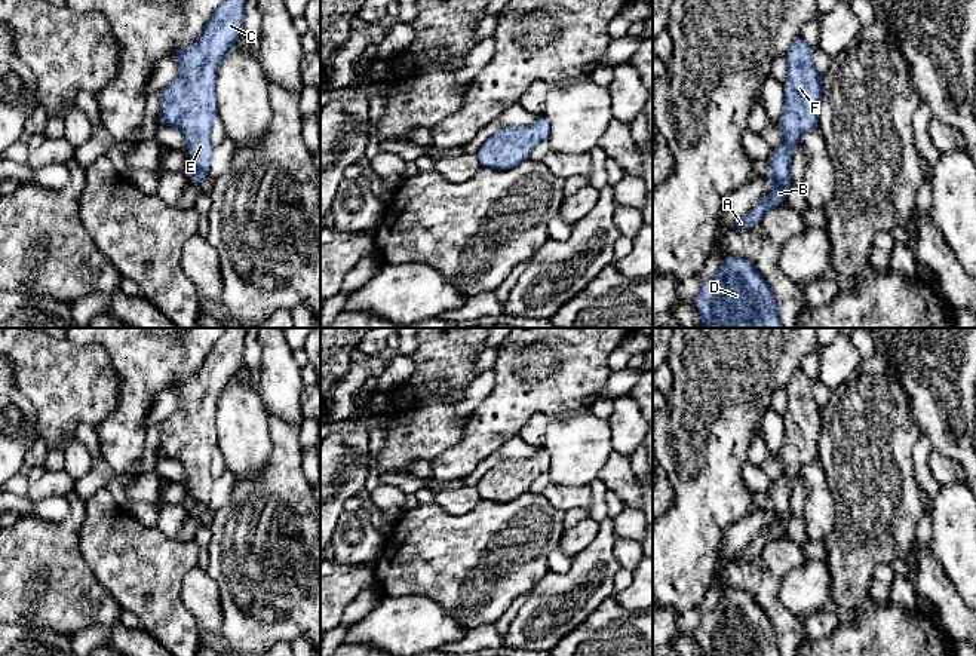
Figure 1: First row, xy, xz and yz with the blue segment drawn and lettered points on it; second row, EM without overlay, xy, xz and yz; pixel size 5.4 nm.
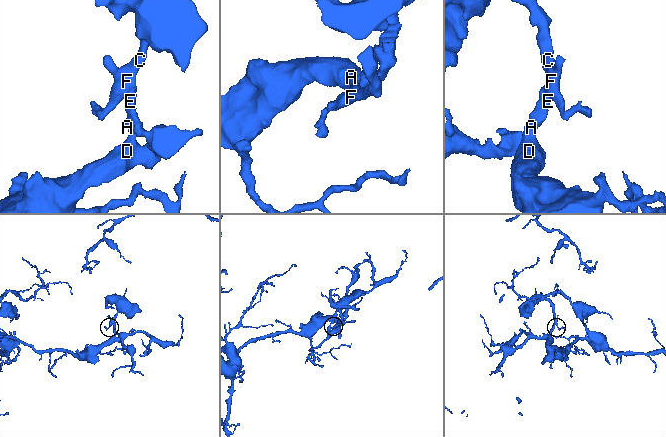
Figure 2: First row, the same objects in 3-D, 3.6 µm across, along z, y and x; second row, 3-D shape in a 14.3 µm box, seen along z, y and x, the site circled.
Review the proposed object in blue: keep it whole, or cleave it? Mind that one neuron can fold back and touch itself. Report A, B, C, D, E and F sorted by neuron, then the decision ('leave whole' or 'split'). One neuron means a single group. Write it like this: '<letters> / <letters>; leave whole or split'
A B C D E F; leave whole

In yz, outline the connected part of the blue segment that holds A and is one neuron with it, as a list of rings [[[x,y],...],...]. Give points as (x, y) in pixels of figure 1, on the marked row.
[[[798,36],[785,53],[788,62],[788,77],[783,83],[785,108],[776,125],[783,134],[783,142],[773,148],[767,160],[768,172],[764,177],[773,183],[773,191],[737,218],[730,229],[752,229],[759,224],[768,209],[786,200],[792,183],[792,150],[804,134],[819,128],[823,76],[814,68],[813,49]]]

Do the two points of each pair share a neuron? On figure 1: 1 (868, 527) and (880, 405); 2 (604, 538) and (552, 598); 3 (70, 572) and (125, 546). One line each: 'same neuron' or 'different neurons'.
1: same neuron
2: same neuron
3: different neurons

